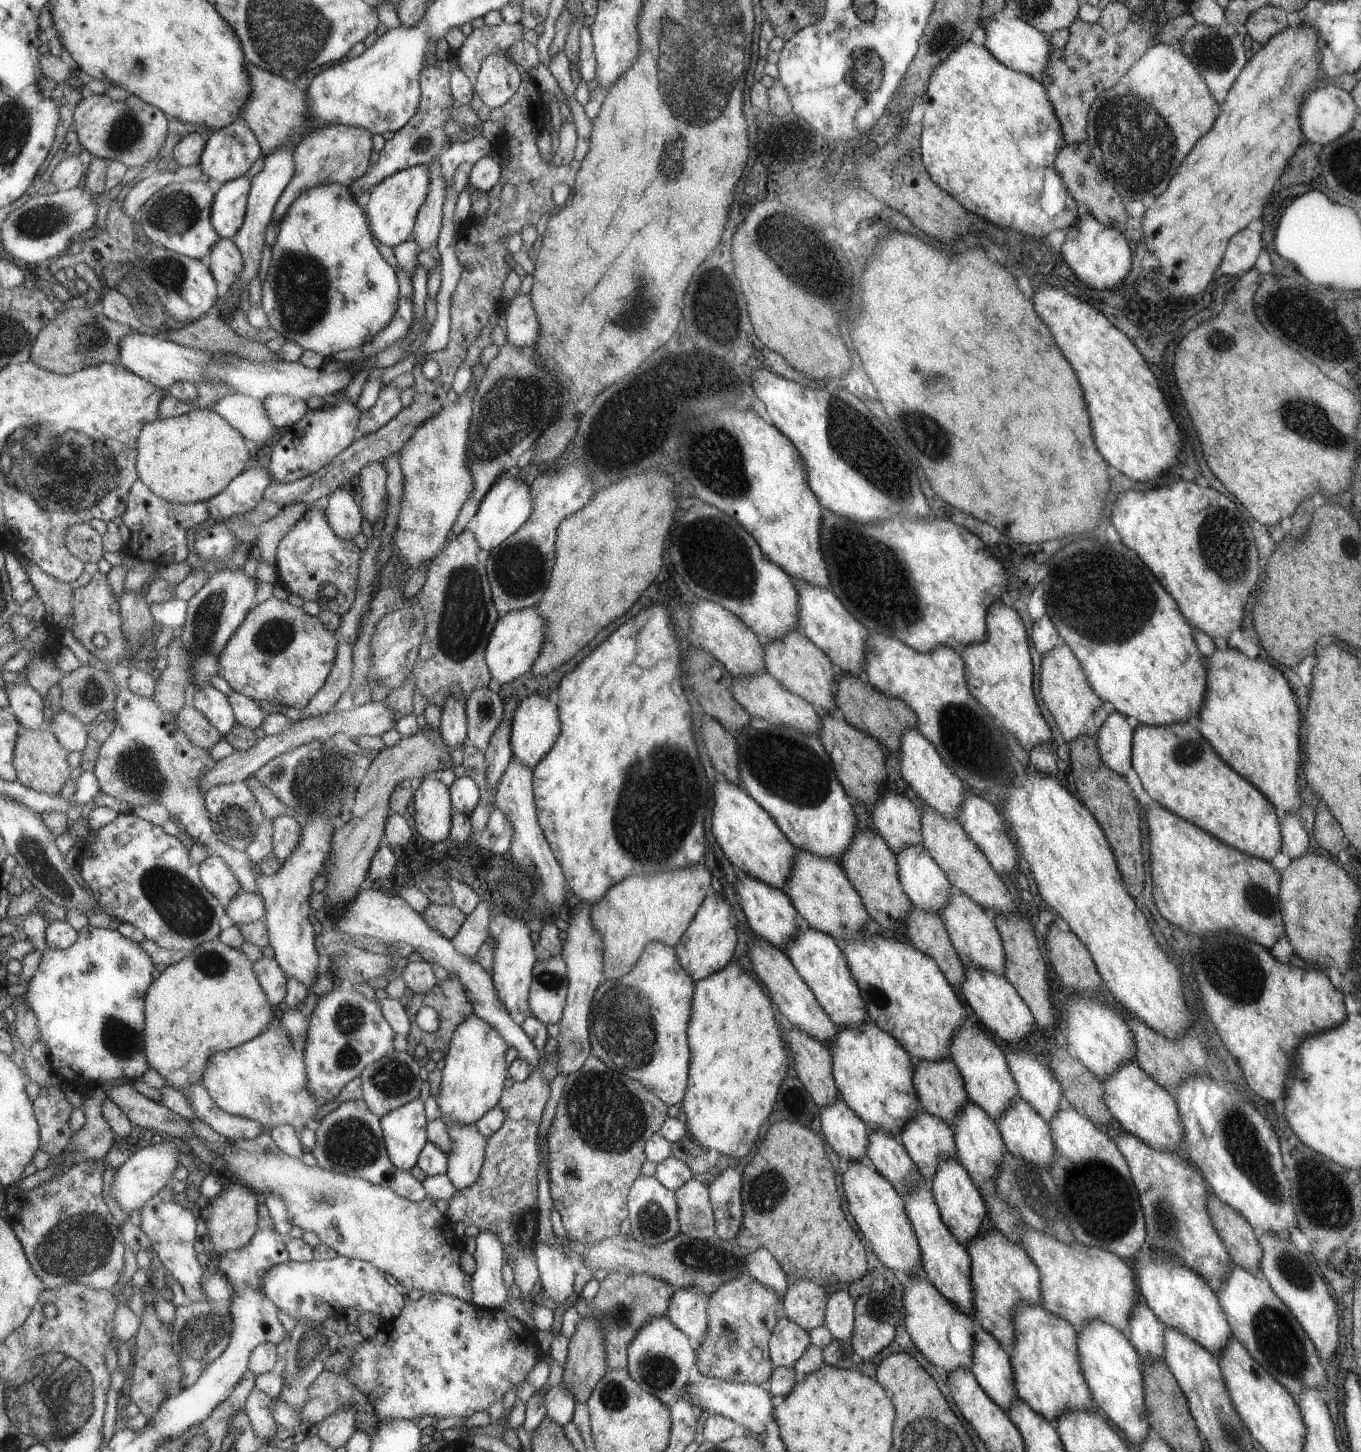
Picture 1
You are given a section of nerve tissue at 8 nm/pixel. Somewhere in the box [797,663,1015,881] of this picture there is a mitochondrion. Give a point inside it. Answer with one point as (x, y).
(954, 718)

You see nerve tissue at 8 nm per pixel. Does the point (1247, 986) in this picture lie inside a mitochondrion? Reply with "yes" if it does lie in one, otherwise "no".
yes

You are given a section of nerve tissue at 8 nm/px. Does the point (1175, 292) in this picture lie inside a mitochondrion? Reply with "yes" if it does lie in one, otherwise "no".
no

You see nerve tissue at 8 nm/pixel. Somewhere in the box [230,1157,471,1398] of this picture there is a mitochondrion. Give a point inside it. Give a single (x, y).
(306, 1358)

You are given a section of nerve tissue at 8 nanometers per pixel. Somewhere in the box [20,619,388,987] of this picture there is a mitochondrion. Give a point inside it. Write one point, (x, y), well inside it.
(184, 909)

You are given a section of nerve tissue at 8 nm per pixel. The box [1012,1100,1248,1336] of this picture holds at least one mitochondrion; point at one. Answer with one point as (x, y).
(1113, 1178)

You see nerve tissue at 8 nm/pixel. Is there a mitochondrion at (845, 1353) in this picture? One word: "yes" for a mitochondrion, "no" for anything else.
no

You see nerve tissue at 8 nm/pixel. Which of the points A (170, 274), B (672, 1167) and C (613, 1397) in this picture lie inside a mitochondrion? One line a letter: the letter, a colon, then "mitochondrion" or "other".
A: mitochondrion
B: other
C: mitochondrion

